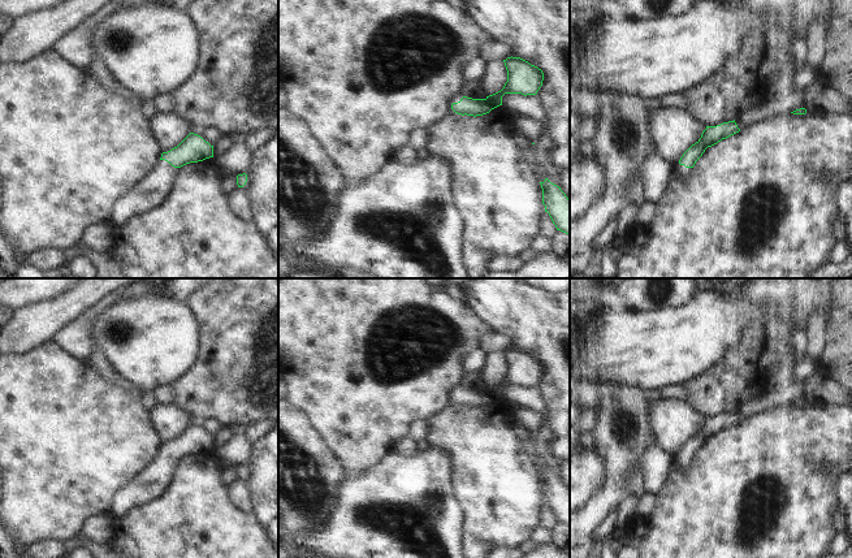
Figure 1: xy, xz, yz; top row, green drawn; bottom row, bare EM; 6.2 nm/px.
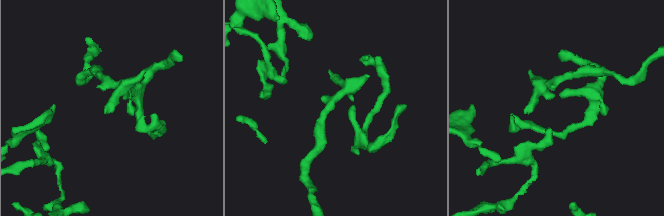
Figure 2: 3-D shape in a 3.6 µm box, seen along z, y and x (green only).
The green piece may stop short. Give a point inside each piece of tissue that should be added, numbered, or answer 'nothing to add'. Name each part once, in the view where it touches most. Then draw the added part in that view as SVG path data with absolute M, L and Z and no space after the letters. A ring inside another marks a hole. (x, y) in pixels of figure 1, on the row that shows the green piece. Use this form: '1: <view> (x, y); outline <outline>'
1: xy (147, 194); outline M159 160L151 173L122 195L108 222L121 228L129 219L156 208L168 195L178 168Z

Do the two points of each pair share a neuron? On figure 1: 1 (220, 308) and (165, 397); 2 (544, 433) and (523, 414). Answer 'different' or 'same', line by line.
1: different
2: different

